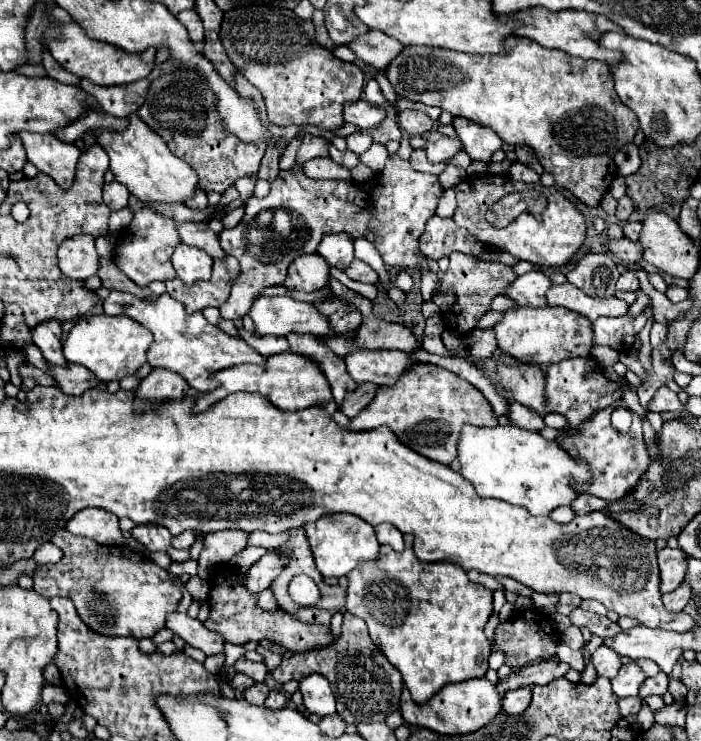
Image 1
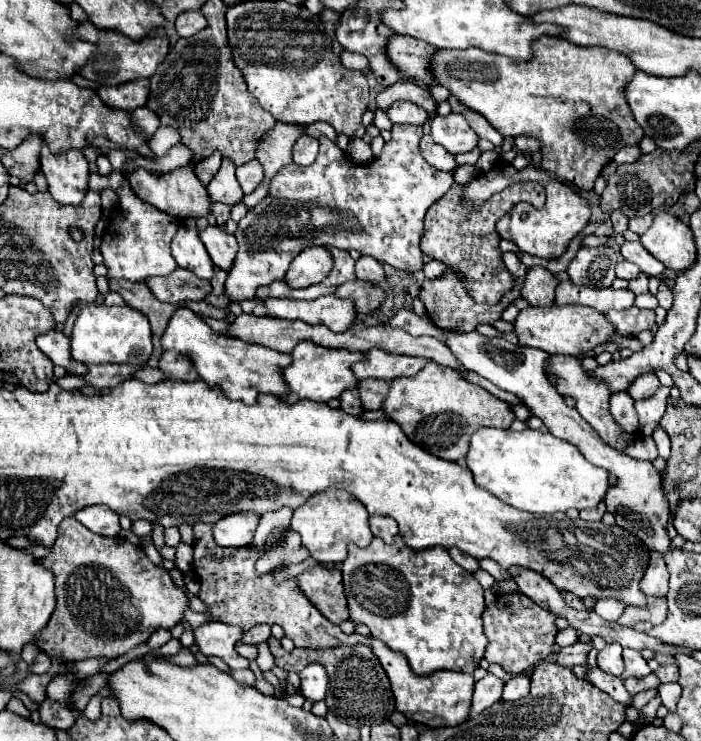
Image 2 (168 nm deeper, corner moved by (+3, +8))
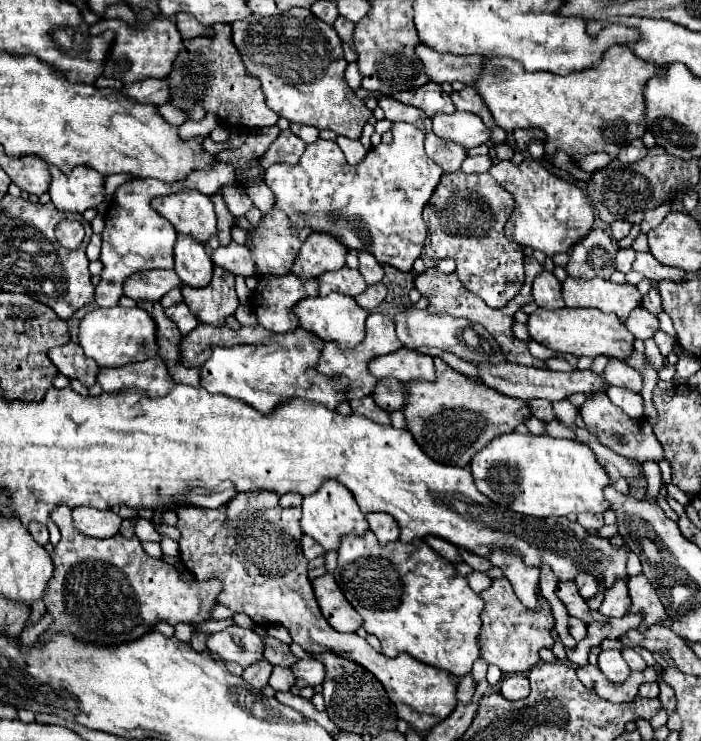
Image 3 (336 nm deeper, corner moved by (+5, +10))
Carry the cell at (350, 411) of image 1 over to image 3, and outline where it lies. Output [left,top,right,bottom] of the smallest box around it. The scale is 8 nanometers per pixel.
[372,379,404,411]

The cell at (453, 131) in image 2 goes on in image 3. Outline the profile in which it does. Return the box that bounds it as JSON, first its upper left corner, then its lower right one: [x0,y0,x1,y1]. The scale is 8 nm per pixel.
[432,111,490,149]

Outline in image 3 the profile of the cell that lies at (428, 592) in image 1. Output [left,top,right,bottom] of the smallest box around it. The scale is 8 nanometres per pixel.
[334,531,484,677]

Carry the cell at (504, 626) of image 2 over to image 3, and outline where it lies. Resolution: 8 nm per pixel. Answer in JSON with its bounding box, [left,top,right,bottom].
[480,579,554,673]

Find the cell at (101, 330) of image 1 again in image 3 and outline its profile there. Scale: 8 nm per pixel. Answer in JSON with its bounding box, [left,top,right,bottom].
[78,307,156,367]

